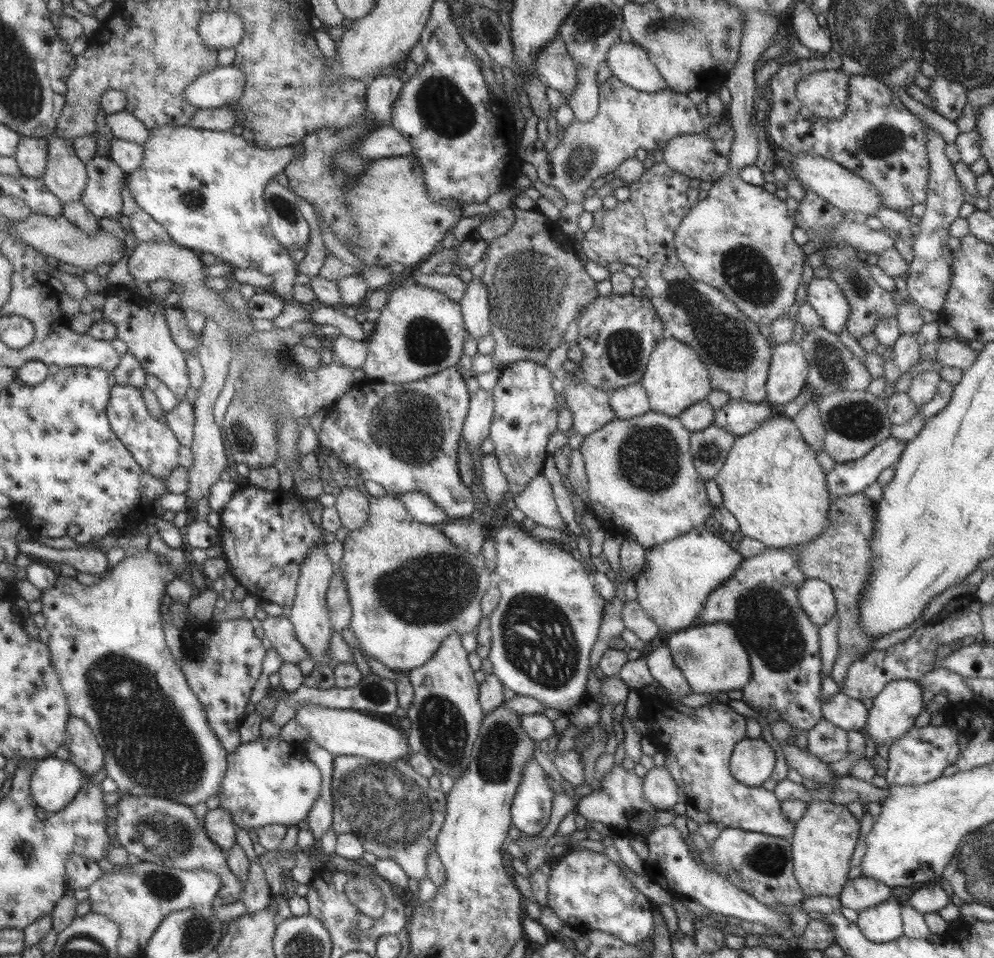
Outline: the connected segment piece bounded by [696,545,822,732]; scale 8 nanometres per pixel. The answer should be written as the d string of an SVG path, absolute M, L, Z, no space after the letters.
M802 546L794 548L766 548L753 558L744 558L737 572L723 584L711 591L711 595L701 605L696 624L725 622L733 627L743 648L747 651L750 664L750 680L740 688L742 700L759 714L776 710L780 720L787 722L794 732L809 731L822 717L820 711L821 678L820 650L818 645L818 626L801 610L798 590L806 579L798 569L796 552Z

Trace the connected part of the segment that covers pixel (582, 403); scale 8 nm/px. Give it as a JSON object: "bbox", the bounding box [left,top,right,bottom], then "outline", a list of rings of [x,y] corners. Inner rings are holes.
{"bbox":[564,373,616,437],"outline":[[[566,373],[564,402],[572,416],[572,429],[585,437],[604,424],[616,419],[610,409],[610,394],[600,388],[576,382],[572,373]]]}

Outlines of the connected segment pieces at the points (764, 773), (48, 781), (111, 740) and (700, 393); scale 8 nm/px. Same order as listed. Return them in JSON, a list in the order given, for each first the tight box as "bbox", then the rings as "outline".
[{"bbox":[729,738,775,787],"outline":[[[745,738],[733,747],[729,759],[729,770],[730,775],[737,782],[749,787],[761,787],[761,783],[769,778],[769,774],[773,770],[773,764],[775,764],[775,754],[767,742],[760,738]]]},{"bbox":[29,756,83,814],"outline":[[[49,756],[39,759],[35,770],[30,778],[29,793],[33,797],[36,806],[40,806],[50,814],[60,811],[75,794],[79,792],[83,772],[69,760],[65,761],[59,757]]]},{"bbox":[39,551,227,807],"outline":[[[151,551],[143,553],[133,553],[125,555],[115,567],[109,567],[107,574],[98,583],[91,585],[81,585],[75,577],[60,576],[56,583],[49,589],[41,591],[39,596],[40,612],[45,619],[44,627],[50,634],[46,645],[49,647],[52,665],[57,673],[57,681],[65,692],[68,704],[69,714],[82,718],[91,729],[95,736],[97,745],[100,745],[103,751],[103,764],[106,776],[109,776],[117,785],[117,792],[124,796],[156,796],[157,798],[166,798],[171,802],[186,804],[194,807],[199,802],[205,802],[209,796],[217,794],[220,789],[222,776],[227,768],[227,752],[221,747],[219,740],[207,724],[205,709],[200,705],[198,698],[194,696],[189,688],[181,669],[175,664],[169,649],[163,639],[161,631],[161,598],[165,594],[165,584],[175,578],[173,569],[169,563],[160,560],[161,555],[155,555]]]},{"bbox":[638,338,713,417],"outline":[[[661,338],[657,341],[638,383],[647,393],[649,410],[672,417],[679,416],[688,406],[706,400],[713,389],[706,364],[699,360],[698,354],[688,344],[673,338]]]}]

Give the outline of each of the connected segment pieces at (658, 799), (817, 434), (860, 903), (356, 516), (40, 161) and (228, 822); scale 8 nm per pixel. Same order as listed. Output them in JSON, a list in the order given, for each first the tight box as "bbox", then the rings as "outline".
[{"bbox":[642,767,677,810],"outline":[[[652,767],[642,777],[642,789],[645,798],[656,810],[671,809],[677,804],[677,784],[664,767]]]},{"bbox":[791,393,825,453],"outline":[[[813,393],[811,399],[791,418],[805,444],[810,446],[815,453],[824,450],[825,438],[825,429],[819,416],[817,400],[818,397]]]},{"bbox":[838,877,891,911],"outline":[[[869,877],[847,879],[838,899],[851,910],[862,911],[891,898],[890,887]]]},{"bbox":[334,487,369,532],"outline":[[[358,487],[341,489],[334,507],[337,509],[341,525],[348,532],[361,529],[369,517],[368,498],[365,498]]]},{"bbox":[14,135,48,177],"outline":[[[20,135],[14,154],[17,166],[23,175],[41,177],[44,173],[48,153],[48,137]]]},{"bbox":[202,808,235,855],"outline":[[[222,808],[208,810],[202,818],[207,838],[226,855],[235,842],[235,828],[228,812]]]}]

